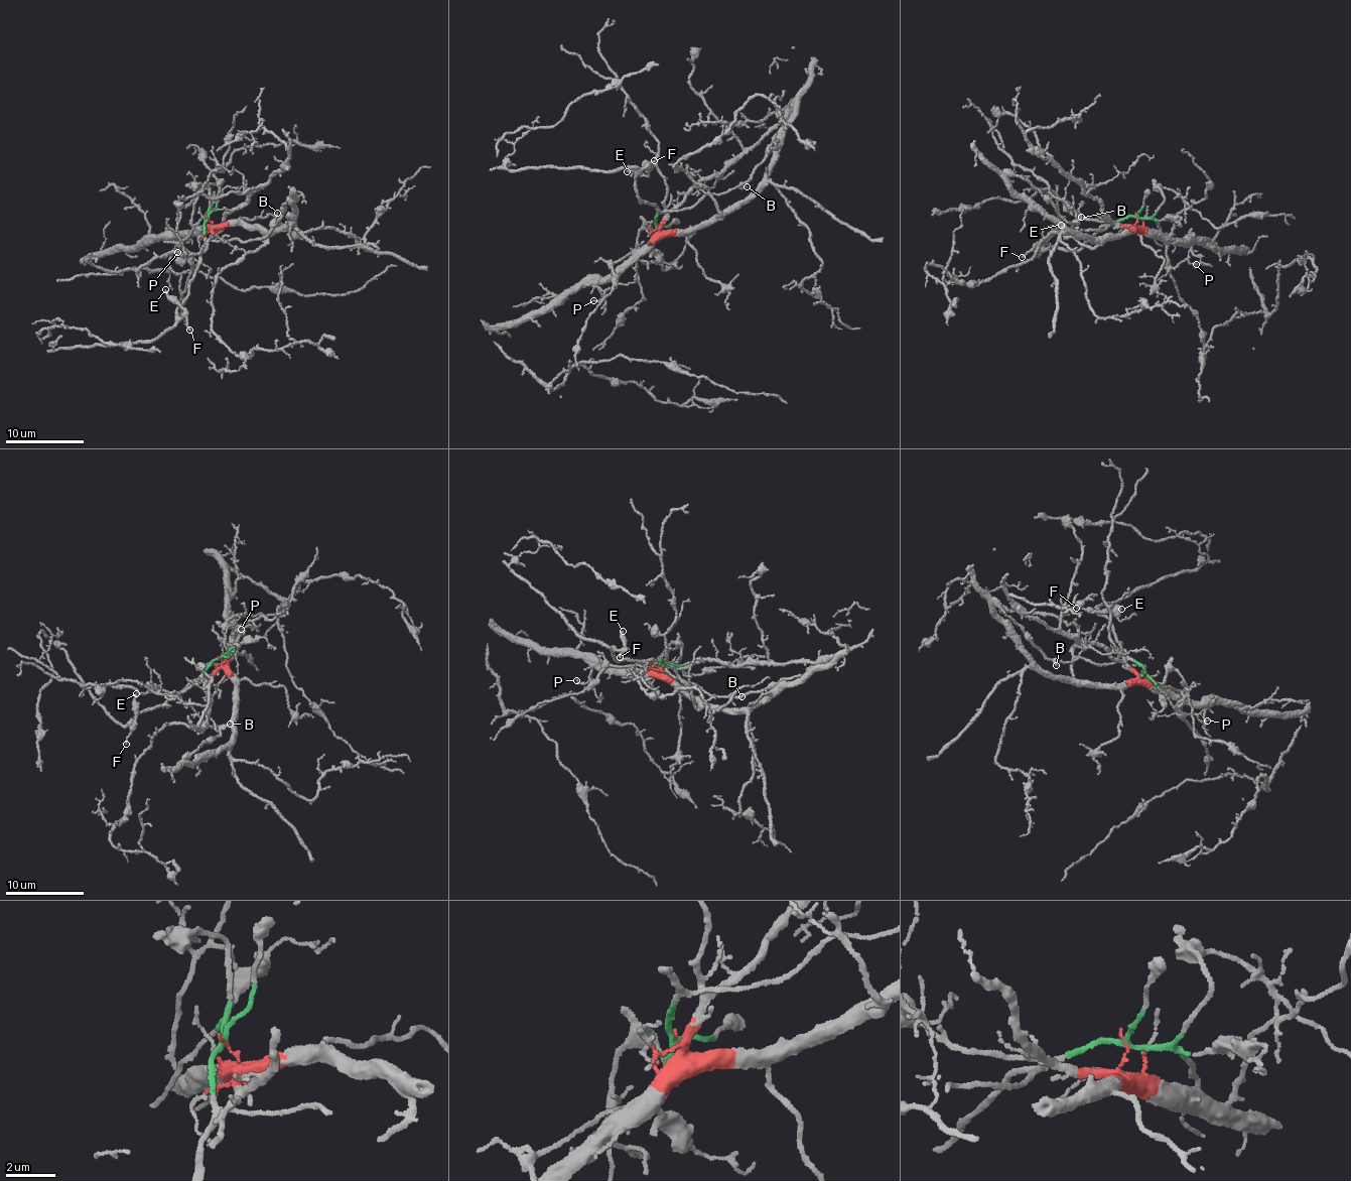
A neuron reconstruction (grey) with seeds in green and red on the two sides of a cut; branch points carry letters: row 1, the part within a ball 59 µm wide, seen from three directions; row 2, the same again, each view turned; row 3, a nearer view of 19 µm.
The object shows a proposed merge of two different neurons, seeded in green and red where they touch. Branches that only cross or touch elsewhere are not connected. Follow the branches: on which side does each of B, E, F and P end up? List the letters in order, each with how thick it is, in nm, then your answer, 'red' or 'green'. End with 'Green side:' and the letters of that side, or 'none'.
B: 120 nm | green
E: 140 nm | green
F: 120 nm | green
P: 140 nm | red
Green side: B, E, F

